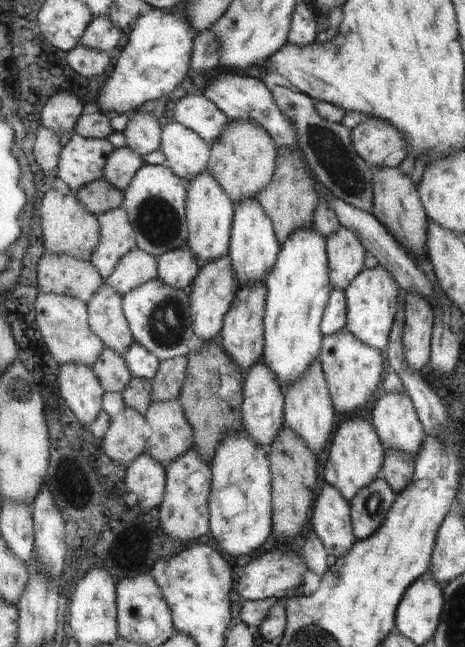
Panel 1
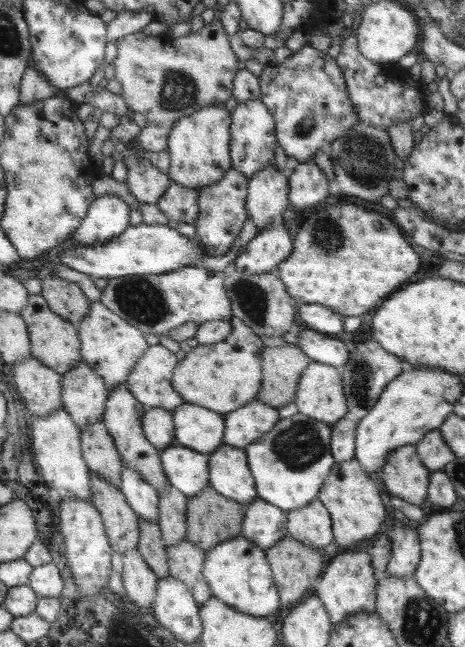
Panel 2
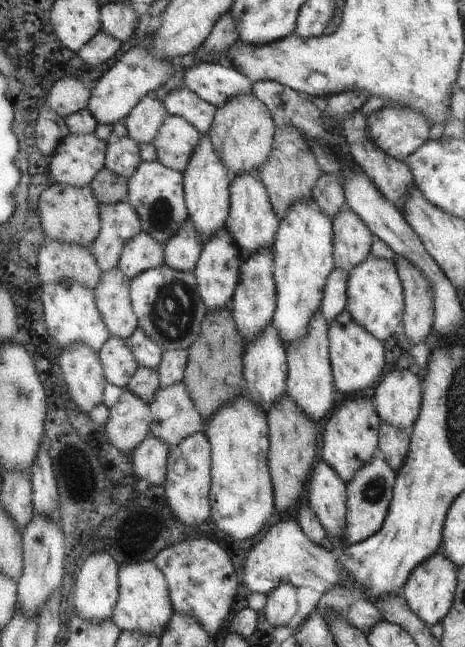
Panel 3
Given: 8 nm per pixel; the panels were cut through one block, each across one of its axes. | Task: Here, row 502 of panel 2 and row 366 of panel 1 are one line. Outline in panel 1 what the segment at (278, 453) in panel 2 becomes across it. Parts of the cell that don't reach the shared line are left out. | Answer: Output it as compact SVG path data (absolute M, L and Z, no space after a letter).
M299 228L299 232L281 246L278 262L265 283L266 344L262 361L275 372L275 378L279 378L285 391L289 384L307 376L322 355L323 340L326 339L322 324L333 288L326 237L317 228Z

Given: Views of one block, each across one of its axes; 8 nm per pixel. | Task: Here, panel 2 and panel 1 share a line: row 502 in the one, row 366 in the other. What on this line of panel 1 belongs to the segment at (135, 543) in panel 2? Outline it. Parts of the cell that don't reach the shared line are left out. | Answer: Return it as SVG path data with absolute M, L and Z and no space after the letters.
M105 348L102 356L93 364L95 376L102 382L106 392L122 393L133 380L131 372L128 370L127 362L123 356L119 356L115 350Z

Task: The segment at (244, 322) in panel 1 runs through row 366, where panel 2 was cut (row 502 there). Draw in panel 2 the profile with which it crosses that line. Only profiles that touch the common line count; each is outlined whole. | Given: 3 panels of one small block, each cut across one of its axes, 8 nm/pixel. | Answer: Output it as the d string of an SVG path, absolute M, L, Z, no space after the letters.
M226 442L210 454L210 484L214 490L244 507L259 498L247 452Z

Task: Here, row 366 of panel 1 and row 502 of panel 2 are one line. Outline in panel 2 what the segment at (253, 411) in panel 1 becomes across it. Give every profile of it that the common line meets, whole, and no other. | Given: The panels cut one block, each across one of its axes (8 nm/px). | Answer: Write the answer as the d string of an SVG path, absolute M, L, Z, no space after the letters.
M259 497L245 507L244 529L241 534L268 551L290 534L288 513Z

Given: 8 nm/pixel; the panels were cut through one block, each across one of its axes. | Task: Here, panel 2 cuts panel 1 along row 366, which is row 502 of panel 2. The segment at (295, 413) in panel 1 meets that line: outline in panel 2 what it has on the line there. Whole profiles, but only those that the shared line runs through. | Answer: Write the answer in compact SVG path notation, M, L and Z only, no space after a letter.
M321 500L287 513L288 531L299 542L321 550L335 540L331 513Z

